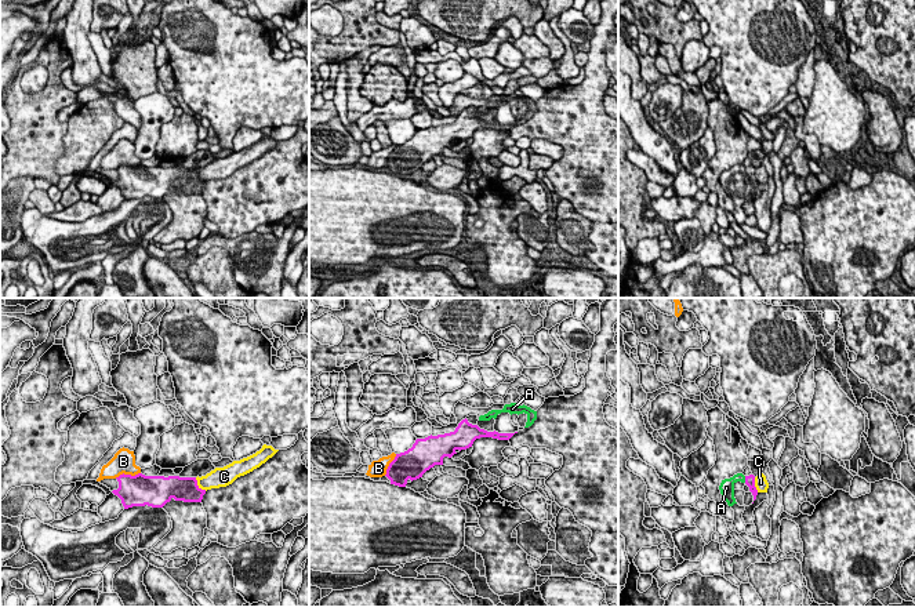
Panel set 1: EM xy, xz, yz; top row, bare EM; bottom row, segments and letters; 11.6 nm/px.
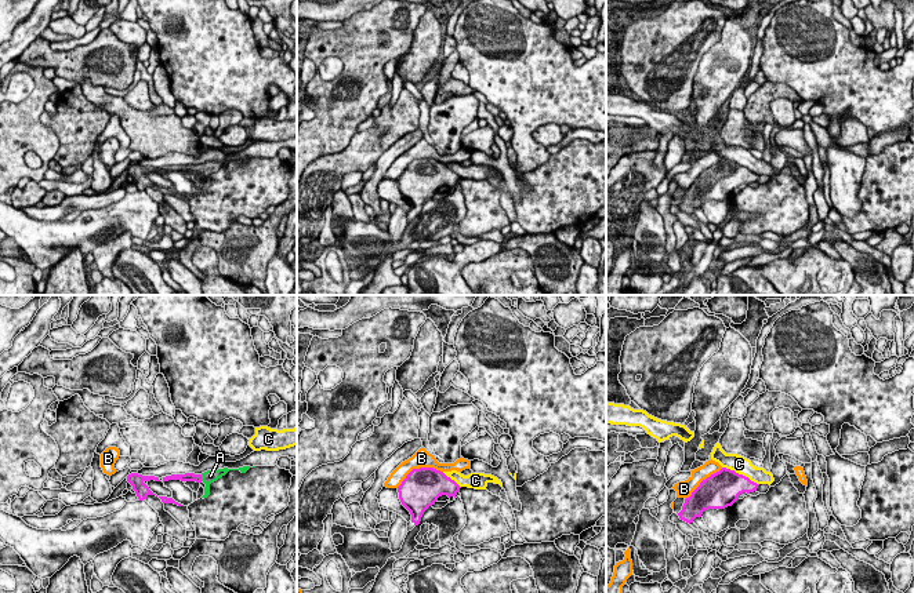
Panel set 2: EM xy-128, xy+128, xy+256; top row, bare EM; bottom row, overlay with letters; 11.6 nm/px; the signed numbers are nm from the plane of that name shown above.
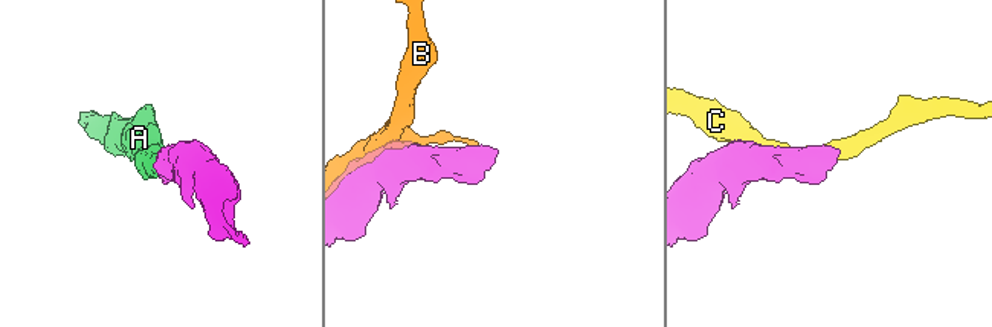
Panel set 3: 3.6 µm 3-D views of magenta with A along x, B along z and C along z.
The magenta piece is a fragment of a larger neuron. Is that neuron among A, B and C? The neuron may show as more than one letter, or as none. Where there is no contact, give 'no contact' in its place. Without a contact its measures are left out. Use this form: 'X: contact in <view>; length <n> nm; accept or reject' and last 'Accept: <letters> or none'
A: contact in yz; length 80 nm; accept
B: contact in xy; length 320 nm; reject
C: contact in xy; length 200 nm; reject
Accept: A

